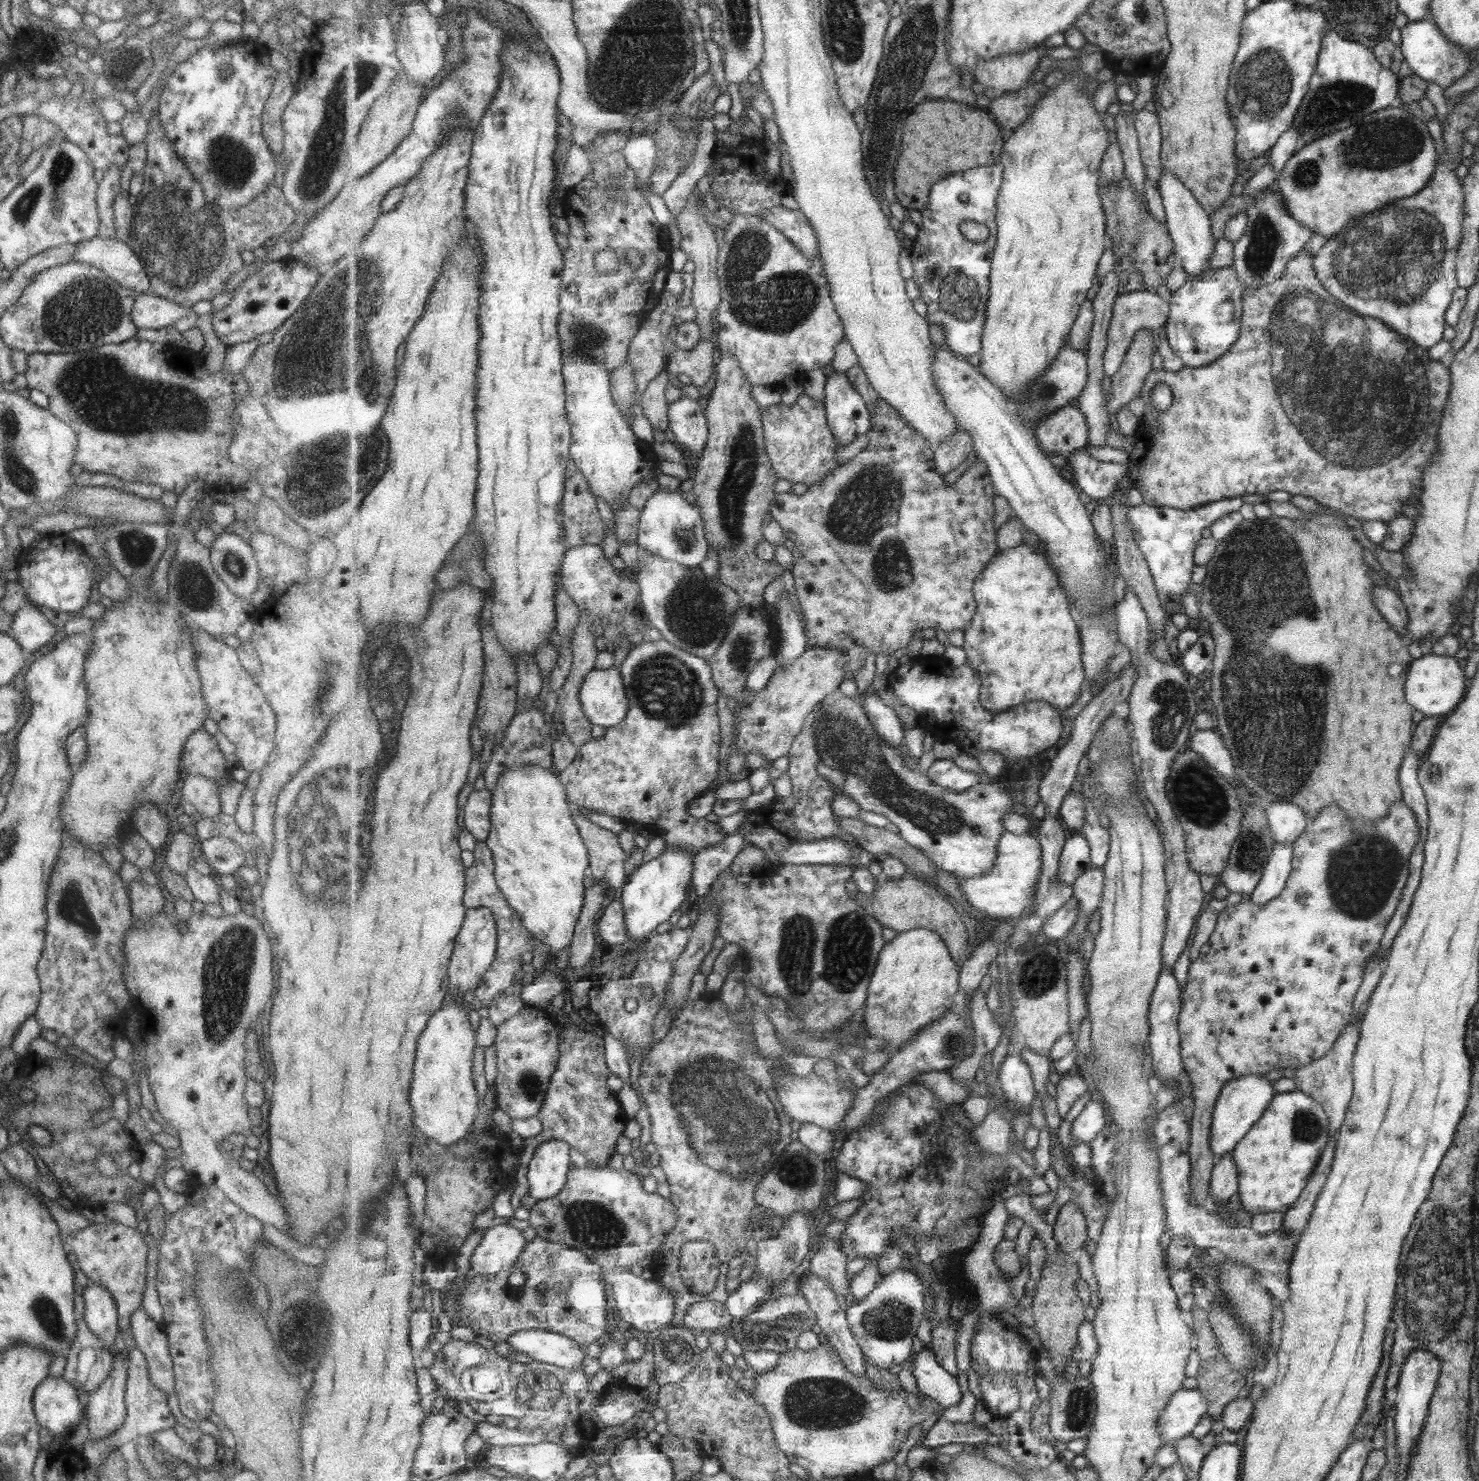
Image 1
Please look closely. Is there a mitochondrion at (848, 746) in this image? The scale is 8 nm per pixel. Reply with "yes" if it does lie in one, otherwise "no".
yes

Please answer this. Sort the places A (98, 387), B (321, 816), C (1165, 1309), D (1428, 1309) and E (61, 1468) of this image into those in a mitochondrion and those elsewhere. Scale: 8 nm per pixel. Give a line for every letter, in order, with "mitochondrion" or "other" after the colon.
A: mitochondrion
B: mitochondrion
C: other
D: mitochondrion
E: other

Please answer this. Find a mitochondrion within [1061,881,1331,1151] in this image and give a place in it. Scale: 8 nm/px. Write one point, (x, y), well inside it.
(1306, 1126)

